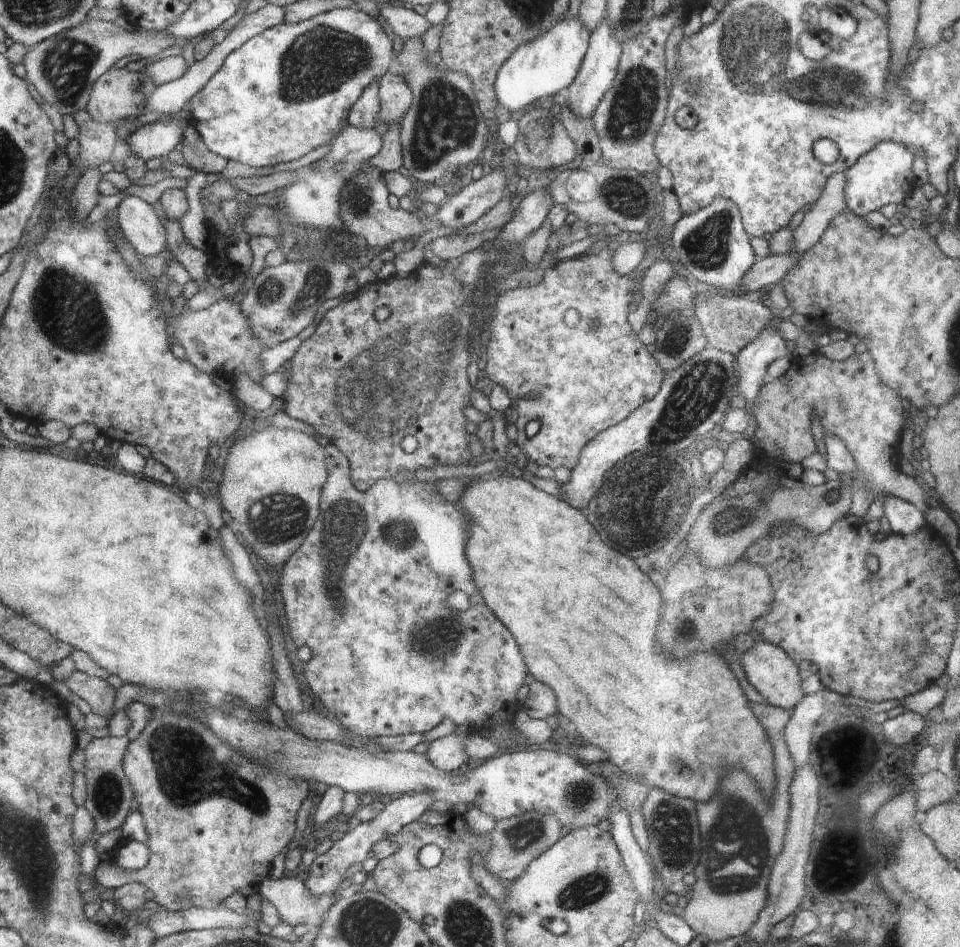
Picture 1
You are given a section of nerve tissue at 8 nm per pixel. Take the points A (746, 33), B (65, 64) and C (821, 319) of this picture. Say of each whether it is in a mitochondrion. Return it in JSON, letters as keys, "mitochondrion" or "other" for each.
{"A":"mitochondrion","B":"mitochondrion","C":"other"}

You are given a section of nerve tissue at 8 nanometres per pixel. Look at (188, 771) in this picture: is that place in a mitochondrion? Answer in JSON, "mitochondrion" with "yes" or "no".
{"mitochondrion":"yes"}

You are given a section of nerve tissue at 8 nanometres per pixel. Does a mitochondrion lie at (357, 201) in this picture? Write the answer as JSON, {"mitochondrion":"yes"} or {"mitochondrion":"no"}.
{"mitochondrion":"yes"}

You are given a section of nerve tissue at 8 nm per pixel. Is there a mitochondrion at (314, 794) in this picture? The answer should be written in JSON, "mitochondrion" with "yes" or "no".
{"mitochondrion":"no"}

